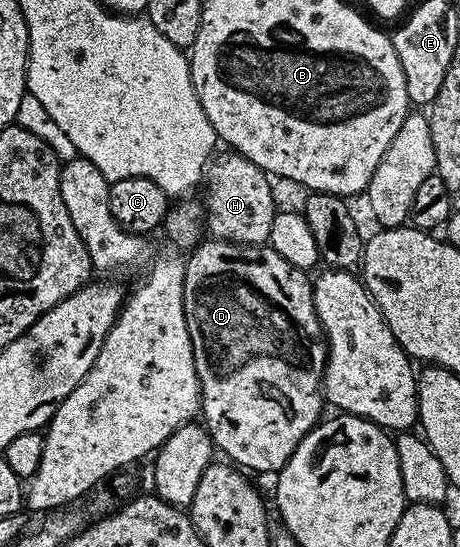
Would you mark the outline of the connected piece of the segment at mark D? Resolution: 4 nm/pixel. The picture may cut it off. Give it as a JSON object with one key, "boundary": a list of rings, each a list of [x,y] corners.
{"boundary":[[[203,240],[188,254],[191,255],[186,255],[183,268],[183,307],[189,328],[189,340],[193,344],[193,364],[197,368],[202,425],[206,426],[209,436],[215,441],[216,451],[224,459],[234,463],[236,467],[242,468],[252,475],[278,475],[279,471],[285,468],[289,456],[293,456],[297,444],[301,444],[305,435],[313,427],[319,425],[321,421],[319,413],[322,412],[323,406],[325,407],[323,372],[327,369],[327,340],[317,316],[312,279],[309,277],[308,271],[293,268],[293,264],[289,264],[289,260],[285,260],[285,256],[277,256],[277,252],[269,244],[239,246],[236,242]]]}

